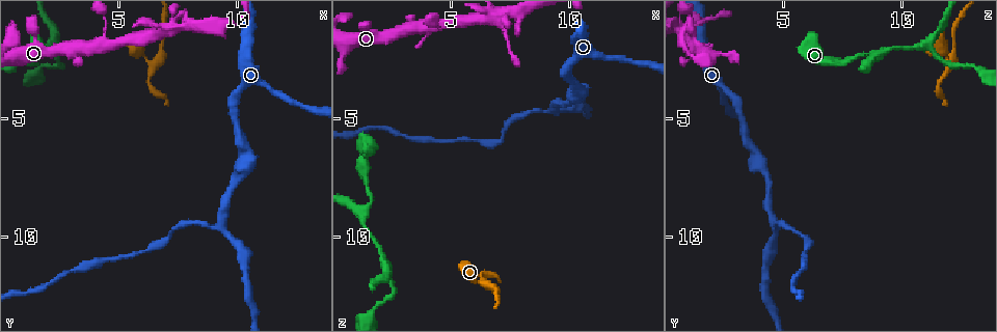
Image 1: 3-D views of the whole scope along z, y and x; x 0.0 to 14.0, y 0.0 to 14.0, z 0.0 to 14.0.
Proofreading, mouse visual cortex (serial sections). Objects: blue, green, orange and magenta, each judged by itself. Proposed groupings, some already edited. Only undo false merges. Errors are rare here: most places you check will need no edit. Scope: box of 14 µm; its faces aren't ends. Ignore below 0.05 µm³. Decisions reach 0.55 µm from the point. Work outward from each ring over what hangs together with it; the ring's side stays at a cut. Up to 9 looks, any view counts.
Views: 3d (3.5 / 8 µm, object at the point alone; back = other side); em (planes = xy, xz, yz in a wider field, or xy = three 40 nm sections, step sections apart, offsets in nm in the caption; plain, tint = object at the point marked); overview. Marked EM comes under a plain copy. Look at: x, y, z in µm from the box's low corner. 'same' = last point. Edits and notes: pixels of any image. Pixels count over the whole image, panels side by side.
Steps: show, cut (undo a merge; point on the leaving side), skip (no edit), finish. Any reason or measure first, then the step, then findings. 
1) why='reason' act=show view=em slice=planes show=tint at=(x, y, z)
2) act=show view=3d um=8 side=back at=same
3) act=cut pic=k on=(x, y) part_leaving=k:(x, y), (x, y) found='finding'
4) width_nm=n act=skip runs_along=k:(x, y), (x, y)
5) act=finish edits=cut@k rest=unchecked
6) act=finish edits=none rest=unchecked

why='sharp bend' act=show view=3d um=3.5 side=back at=(6.5, 2.6, 12.0)

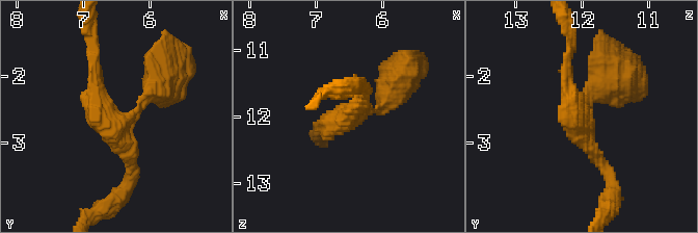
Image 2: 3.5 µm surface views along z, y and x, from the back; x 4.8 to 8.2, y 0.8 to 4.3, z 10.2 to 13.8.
arms=3 act=skip runs_along=2:(393, 91), (380, 109), (326, 131) found='continuous, no second cell'

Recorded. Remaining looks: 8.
act=show view=3d um=3.5 at=(1.2, 2.4, 9.1)

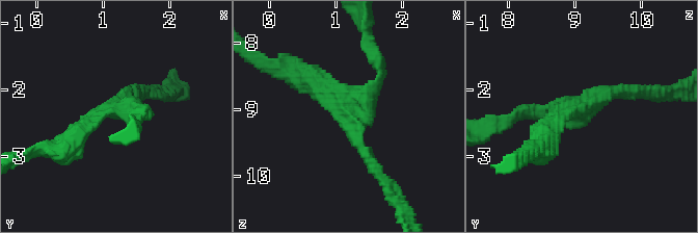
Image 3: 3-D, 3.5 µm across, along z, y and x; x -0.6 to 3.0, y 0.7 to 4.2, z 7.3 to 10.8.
arms=3 arm_widths_nm=150,200,250 why='need the tissue' act=show view=em slice=xy step=5 show=tint at=(1.25, 2.25, 9.10)

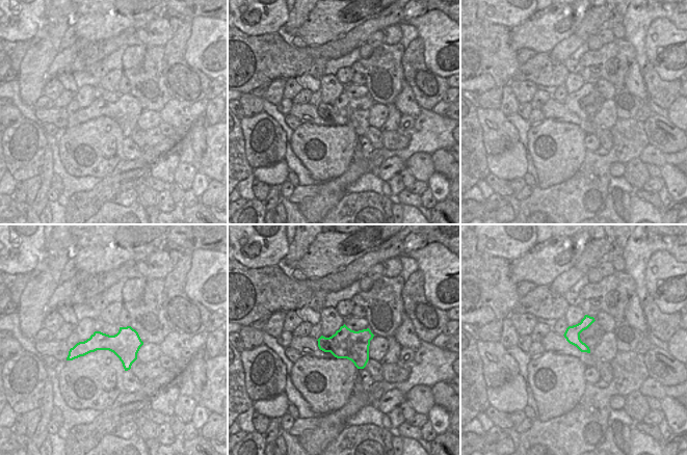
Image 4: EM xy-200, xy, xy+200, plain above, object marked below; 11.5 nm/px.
width_nm=340 act=skip runs_along=3:(526, 111), (637, 92) found='one cell here'

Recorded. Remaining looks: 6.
why='three arms meet' act=show view=3d um=3.5 at=(2.2, 2.0, 11.0)

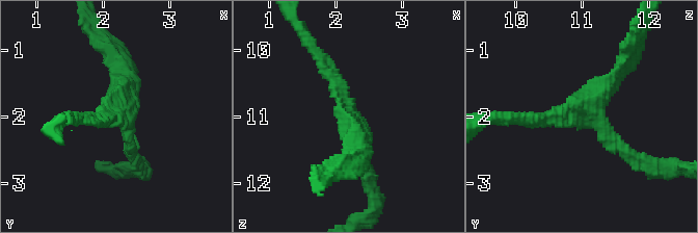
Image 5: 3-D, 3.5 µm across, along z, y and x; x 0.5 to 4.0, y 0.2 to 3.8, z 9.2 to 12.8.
why='now the EM' act=show view=em slice=planes show=tint at=(2.25, 1.95, 10.95)

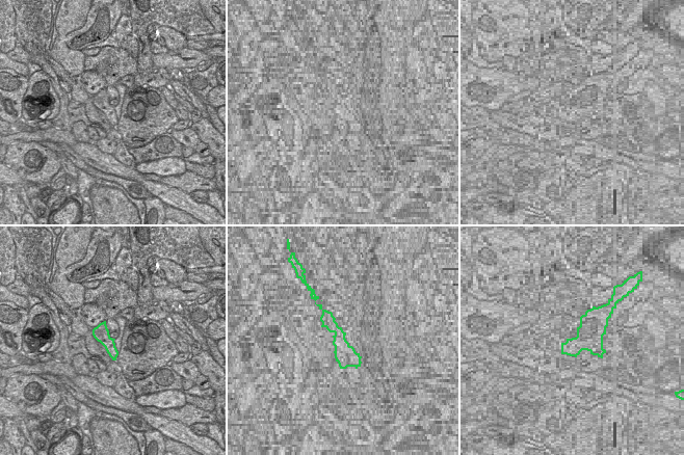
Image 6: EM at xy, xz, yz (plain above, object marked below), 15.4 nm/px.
act=skip runs_along=5:(319, 58), (357, 125), (364, 162) found='one cell here'

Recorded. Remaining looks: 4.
why='calibre changes' act=show view=3d um=3.5 at=(9.2, 9.5, 4.6)

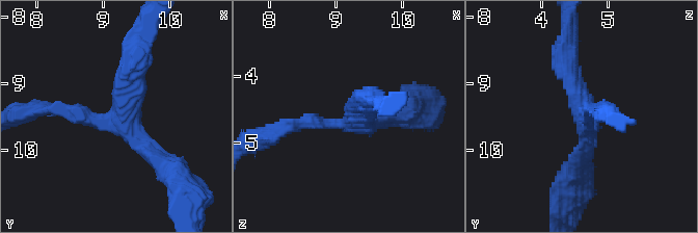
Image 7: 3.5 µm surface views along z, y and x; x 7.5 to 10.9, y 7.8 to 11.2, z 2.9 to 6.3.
arms=3 arm_widths_nm=200,250,350 why='need the tissue' act=show view=em slice=planes show=tint at=(9.25, 9.45, 4.70)

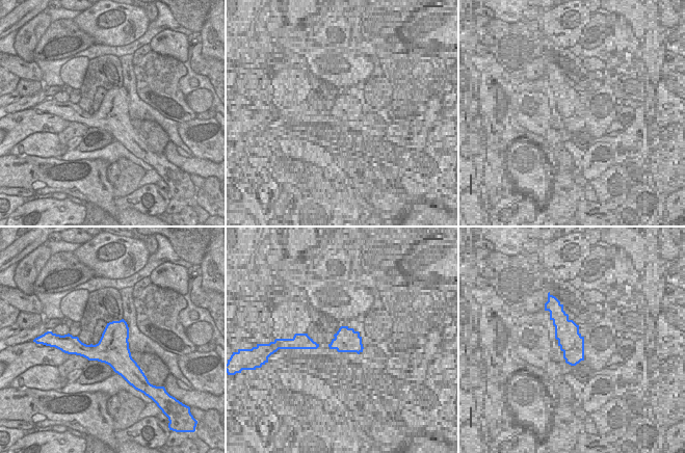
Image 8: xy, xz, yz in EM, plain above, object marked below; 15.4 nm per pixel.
act=skip runs_along=7:(137, 54), (115, 121), (58, 108) found='continuous, no second cell'

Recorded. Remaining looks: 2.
act=finish edits=none rest=unchecked

